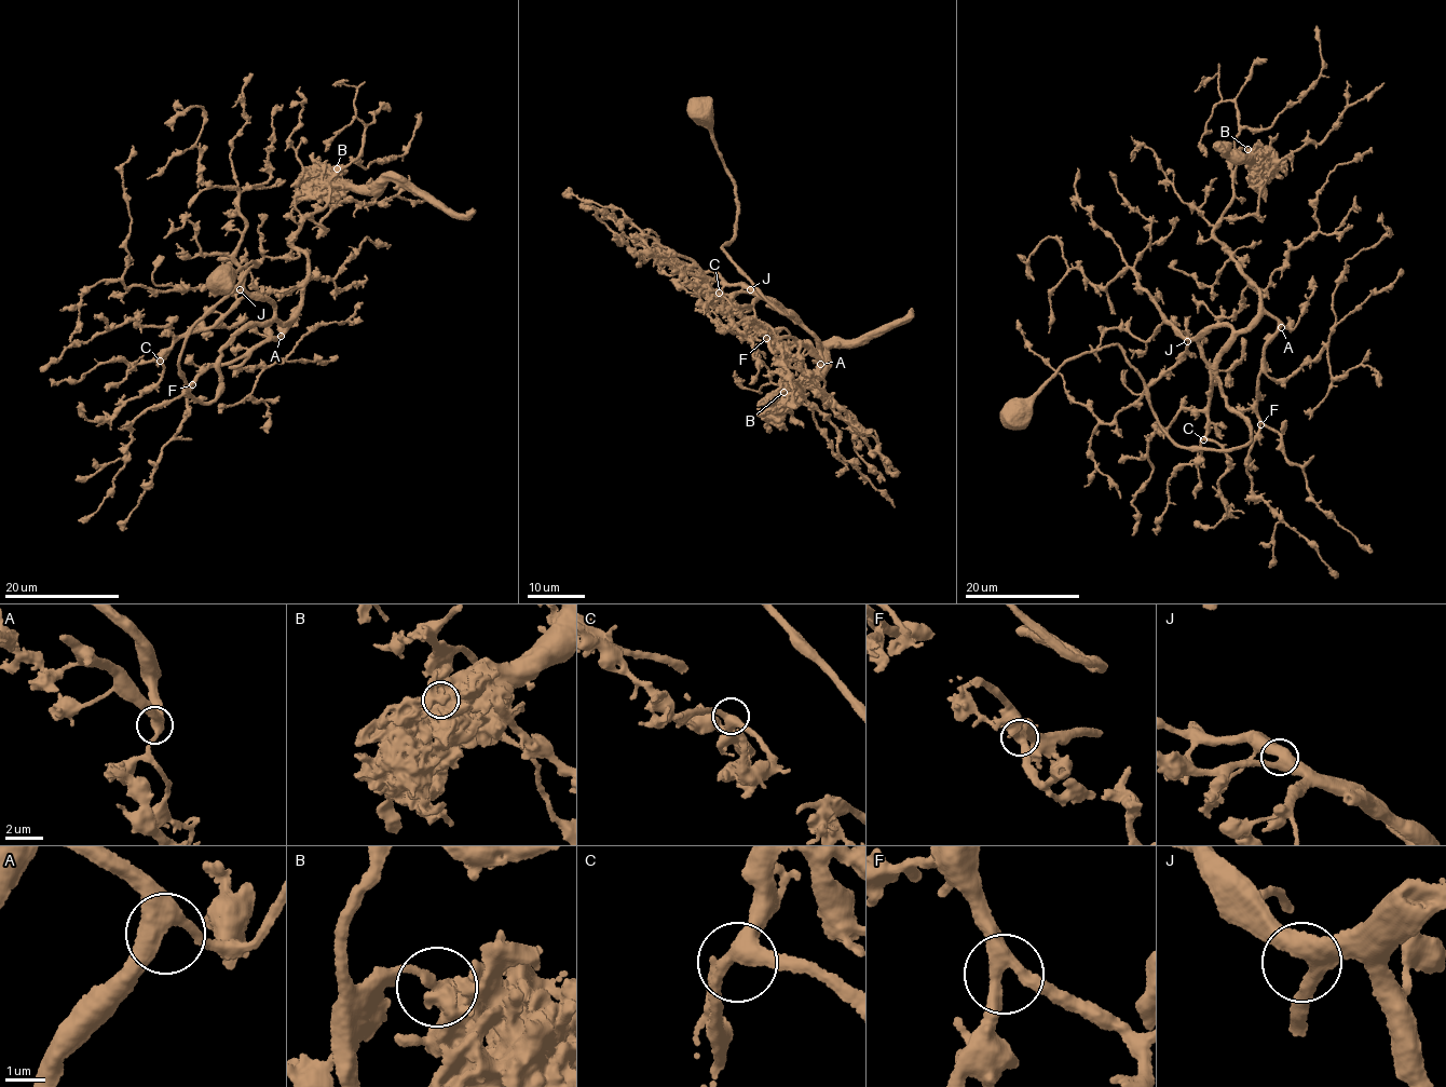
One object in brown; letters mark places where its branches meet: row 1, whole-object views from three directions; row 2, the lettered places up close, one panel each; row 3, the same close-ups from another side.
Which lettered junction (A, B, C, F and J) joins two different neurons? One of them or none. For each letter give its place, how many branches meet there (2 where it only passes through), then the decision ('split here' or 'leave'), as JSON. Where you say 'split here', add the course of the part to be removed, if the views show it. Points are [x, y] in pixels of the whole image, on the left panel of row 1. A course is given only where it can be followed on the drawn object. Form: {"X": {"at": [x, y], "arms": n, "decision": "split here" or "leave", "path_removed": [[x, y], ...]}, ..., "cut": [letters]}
{"A": {"at": [281, 336], "arms": 3, "decision": "leave"}, "B": {"at": [337, 168], "arms": 2, "decision": "split here", "path_removed": [[337, 167], [343, 180], [355, 185], [376, 187], [382, 180], [394, 180], [410, 185], [459, 214], [475, 212]]}, "C": {"at": [160, 361], "arms": 3, "decision": "leave"}, "F": {"at": [192, 384], "arms": 3, "decision": "leave"}, "J": {"at": [240, 289], "arms": 3, "decision": "leave"}, "cut": ["B"]}

